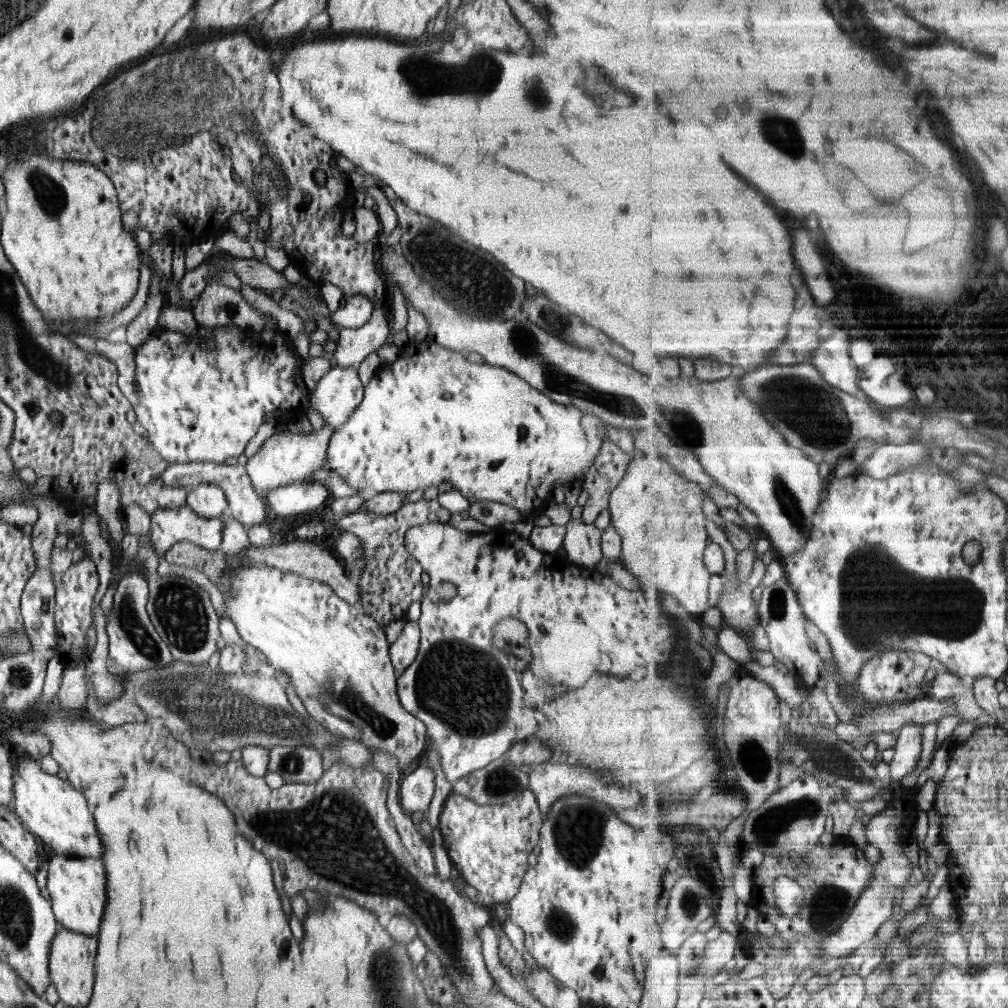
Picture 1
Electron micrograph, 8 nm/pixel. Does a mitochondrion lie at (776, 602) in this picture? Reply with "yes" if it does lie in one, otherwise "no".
yes

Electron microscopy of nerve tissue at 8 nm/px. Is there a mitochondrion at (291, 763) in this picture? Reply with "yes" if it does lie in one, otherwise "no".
yes

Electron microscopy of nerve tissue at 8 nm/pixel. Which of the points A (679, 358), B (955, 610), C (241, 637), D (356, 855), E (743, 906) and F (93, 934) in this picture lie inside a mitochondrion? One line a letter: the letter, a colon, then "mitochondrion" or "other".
A: other
B: mitochondrion
C: other
D: mitochondrion
E: other
F: other

